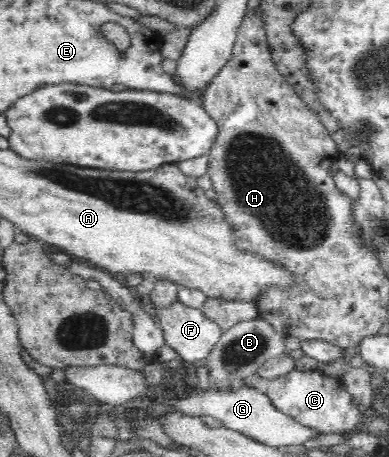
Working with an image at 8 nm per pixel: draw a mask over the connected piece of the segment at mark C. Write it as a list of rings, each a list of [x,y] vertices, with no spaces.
[[[294,369],[284,376],[272,379],[268,384],[266,394],[278,410],[294,417],[294,420],[300,424],[321,429],[321,432],[352,432],[361,419],[360,410],[352,401],[352,395],[346,391],[342,381],[317,369],[308,372]]]

